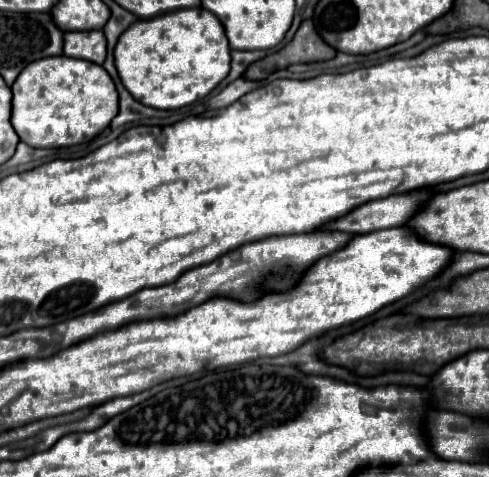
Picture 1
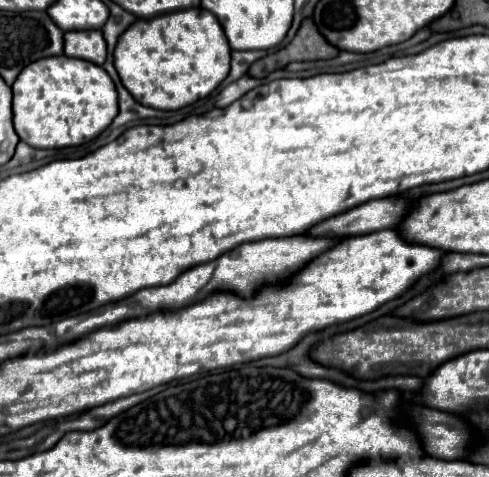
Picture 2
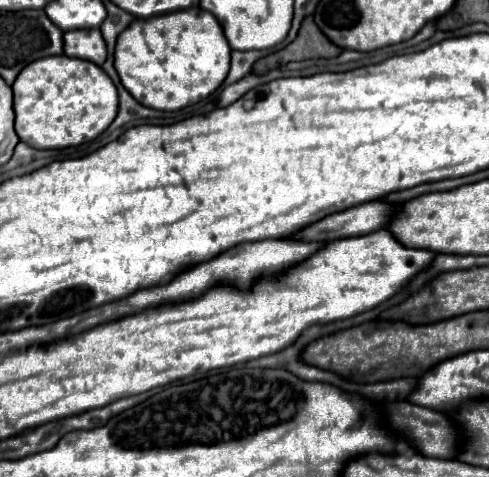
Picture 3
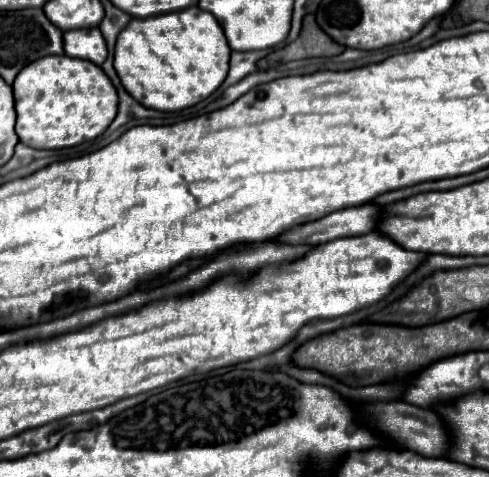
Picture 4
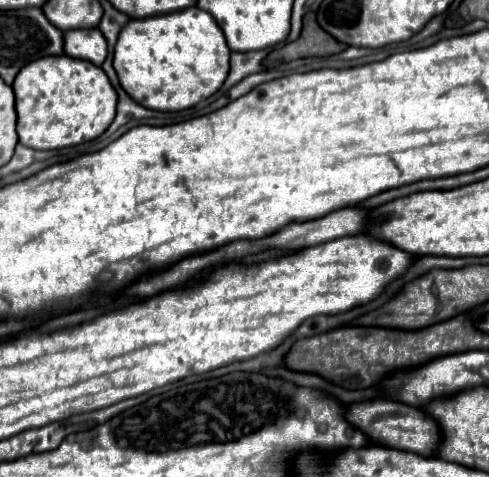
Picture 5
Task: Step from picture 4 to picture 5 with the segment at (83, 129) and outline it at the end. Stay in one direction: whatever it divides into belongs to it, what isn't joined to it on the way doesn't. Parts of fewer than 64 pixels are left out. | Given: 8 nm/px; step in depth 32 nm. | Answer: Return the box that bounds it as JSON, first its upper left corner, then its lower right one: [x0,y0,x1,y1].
[12,56,116,150]

